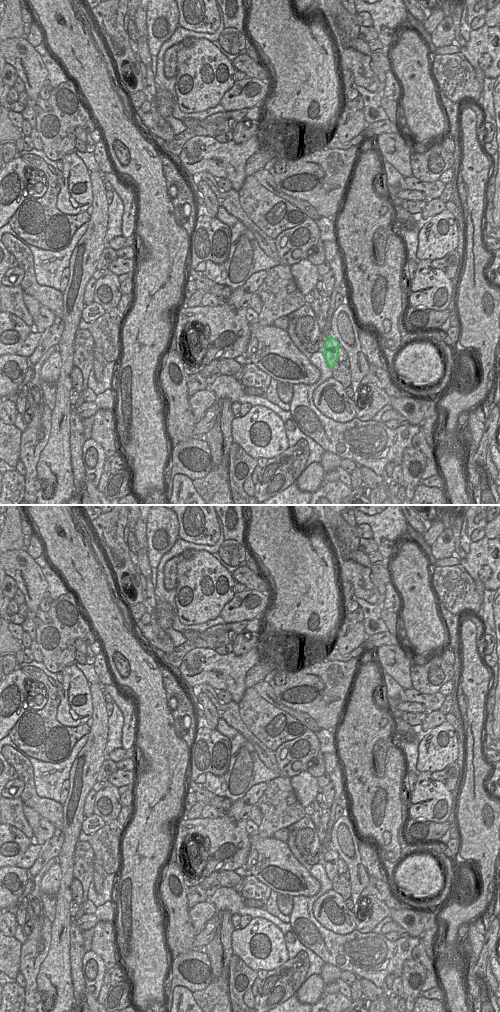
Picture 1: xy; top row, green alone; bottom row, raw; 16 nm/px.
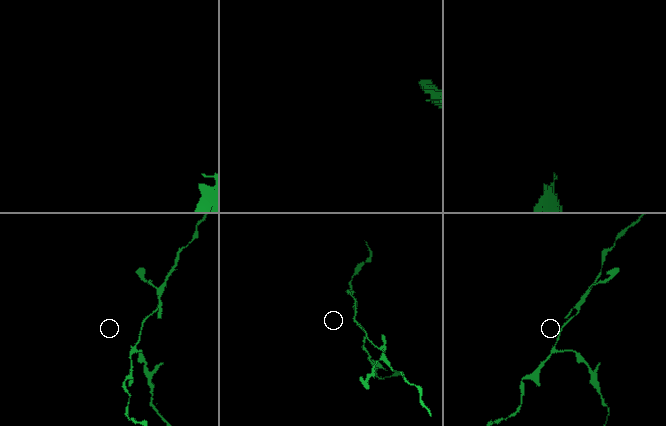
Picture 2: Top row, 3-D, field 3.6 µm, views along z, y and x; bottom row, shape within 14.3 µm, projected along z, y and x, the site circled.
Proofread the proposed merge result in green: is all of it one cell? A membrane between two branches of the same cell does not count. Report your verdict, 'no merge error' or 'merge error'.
merge error

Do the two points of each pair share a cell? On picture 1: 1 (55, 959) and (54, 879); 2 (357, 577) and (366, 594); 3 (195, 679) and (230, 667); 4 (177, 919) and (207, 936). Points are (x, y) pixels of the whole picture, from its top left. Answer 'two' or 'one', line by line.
1: two
2: one
3: one
4: two

